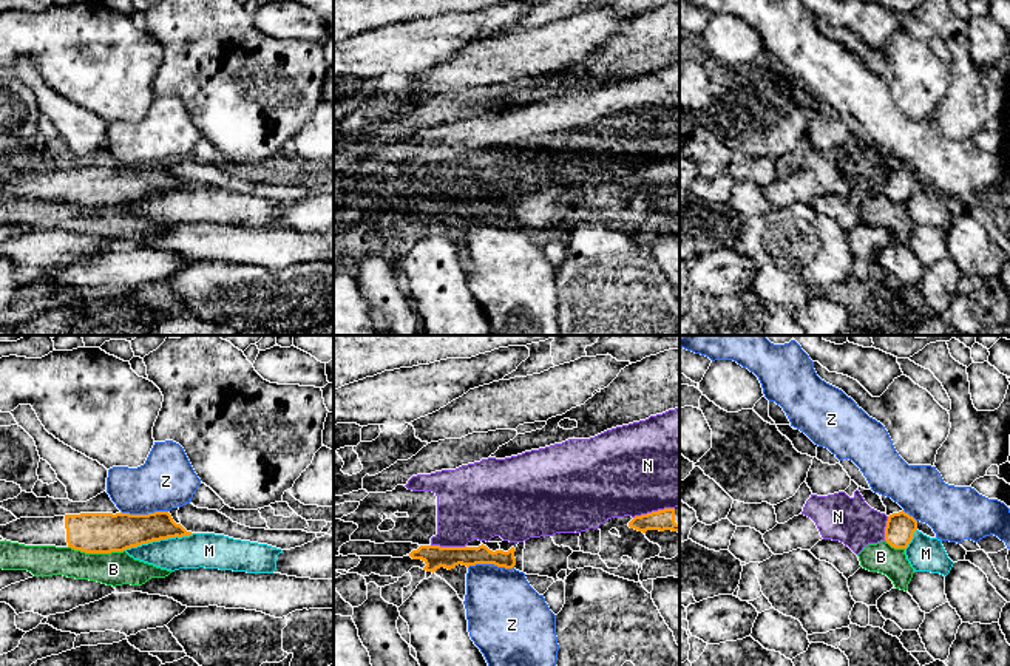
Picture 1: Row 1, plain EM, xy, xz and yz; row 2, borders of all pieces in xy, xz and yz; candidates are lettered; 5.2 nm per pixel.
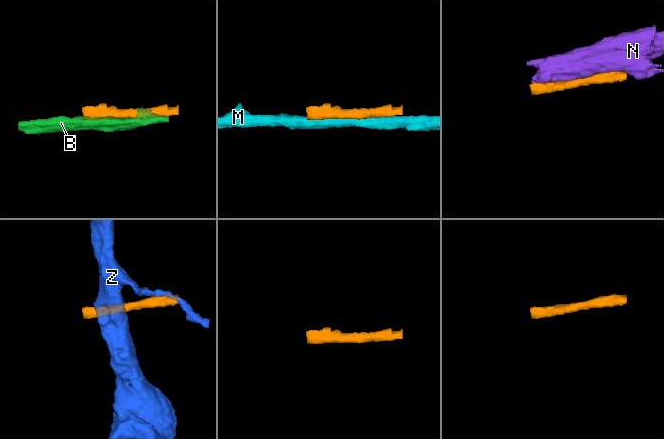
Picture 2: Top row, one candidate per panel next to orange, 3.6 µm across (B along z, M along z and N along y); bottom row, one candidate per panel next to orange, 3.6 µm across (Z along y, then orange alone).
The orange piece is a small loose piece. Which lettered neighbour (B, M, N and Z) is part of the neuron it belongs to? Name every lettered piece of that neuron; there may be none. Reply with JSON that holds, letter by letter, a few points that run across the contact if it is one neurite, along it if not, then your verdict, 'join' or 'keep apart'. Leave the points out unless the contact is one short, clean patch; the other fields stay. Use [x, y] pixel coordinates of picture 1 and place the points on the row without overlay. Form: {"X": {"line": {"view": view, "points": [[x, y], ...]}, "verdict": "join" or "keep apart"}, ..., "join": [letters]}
{"B": {"verdict": "keep apart"}, "M": {"verdict": "keep apart"}, "N": {"verdict": "keep apart"}, "Z": {"line": {"view": "xy", "points": [[121, 164], [130, 167], [167, 166]]}, "verdict": "keep apart"}, "join": []}

